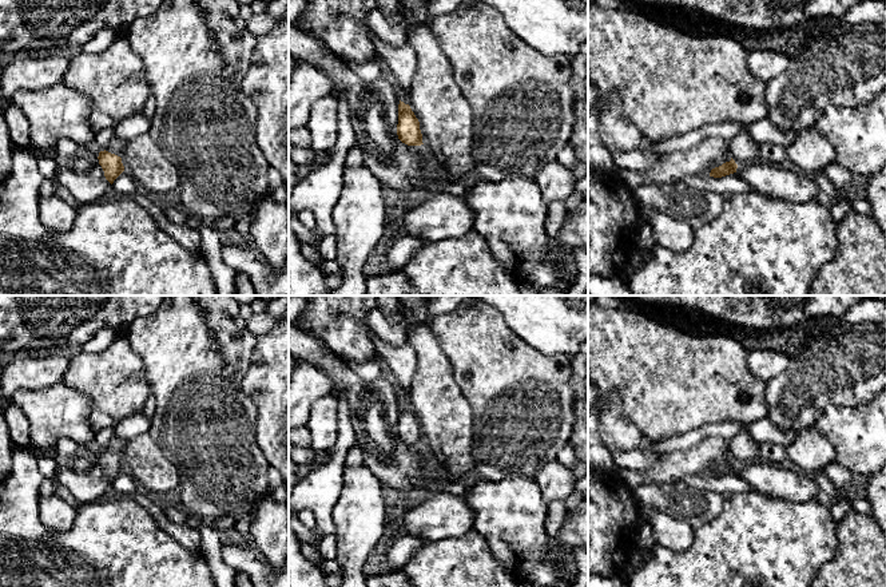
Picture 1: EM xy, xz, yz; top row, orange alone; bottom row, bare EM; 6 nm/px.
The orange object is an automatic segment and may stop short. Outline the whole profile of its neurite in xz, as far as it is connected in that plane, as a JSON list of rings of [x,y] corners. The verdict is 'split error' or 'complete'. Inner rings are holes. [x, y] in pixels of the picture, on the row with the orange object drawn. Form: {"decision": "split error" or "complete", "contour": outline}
{"decision": "split error", "contour": [[[400,100],[398,104],[398,124],[397,124],[398,139],[408,146],[418,146],[421,148],[421,156],[425,166],[436,163],[422,143],[422,134],[420,130],[420,122],[416,118],[409,104]]]}

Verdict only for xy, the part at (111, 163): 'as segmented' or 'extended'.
extended

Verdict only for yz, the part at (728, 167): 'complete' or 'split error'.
split error

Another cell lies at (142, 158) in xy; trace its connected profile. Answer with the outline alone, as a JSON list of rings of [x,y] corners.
[[[148,134],[126,142],[122,163],[132,179],[147,191],[170,195],[179,189],[179,171]]]

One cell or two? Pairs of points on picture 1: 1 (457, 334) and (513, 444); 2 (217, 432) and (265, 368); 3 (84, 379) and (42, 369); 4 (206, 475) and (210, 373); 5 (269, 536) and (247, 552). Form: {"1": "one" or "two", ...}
{"1": "one", "2": "two", "3": "two", "4": "one", "5": "two"}

